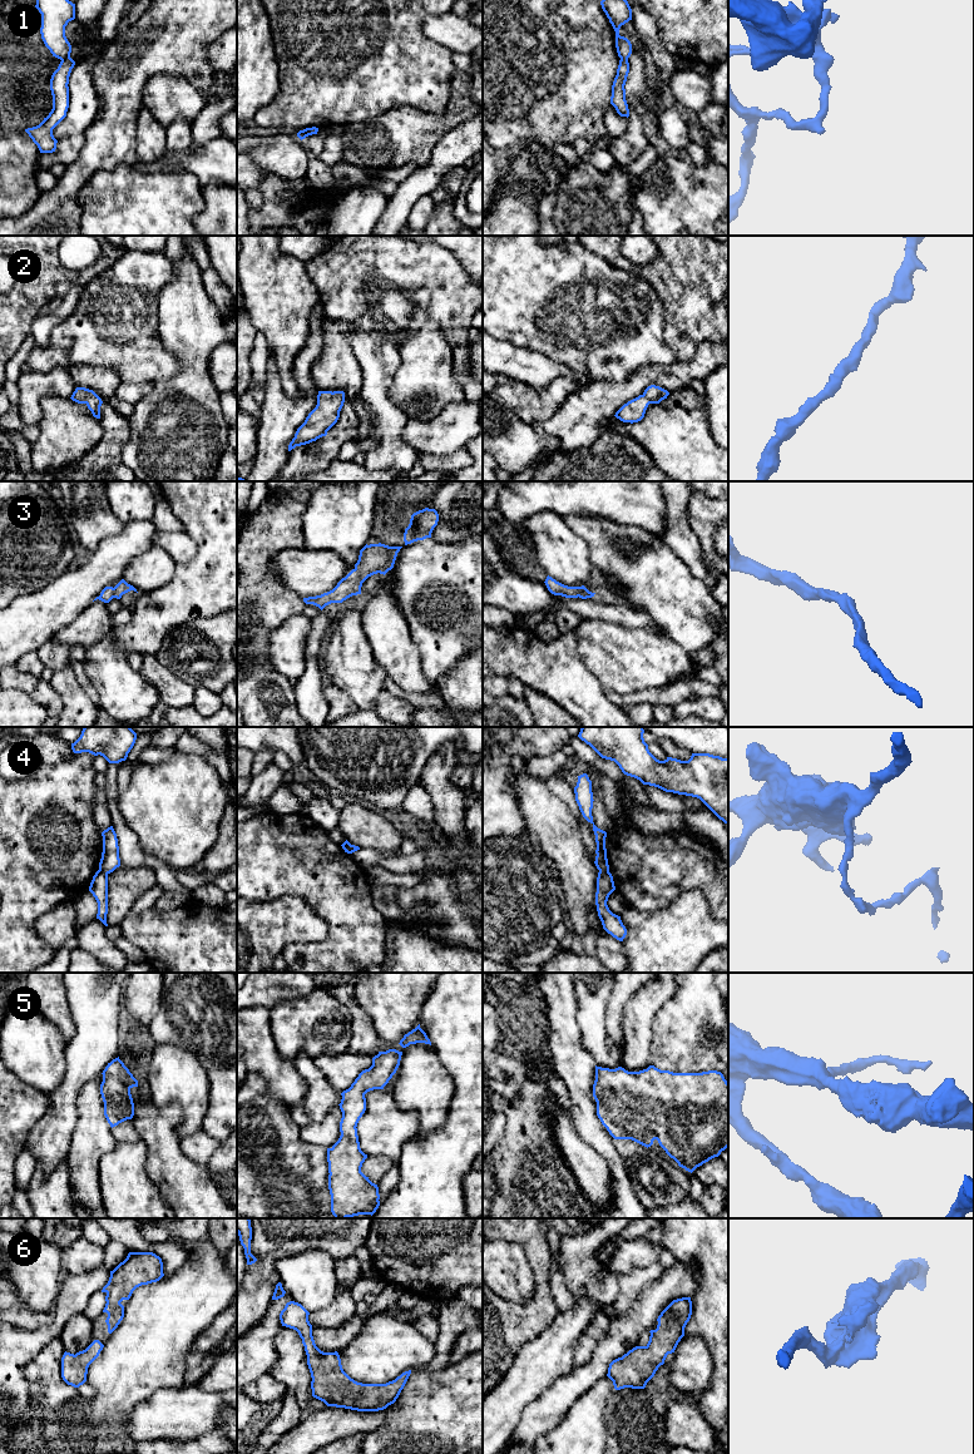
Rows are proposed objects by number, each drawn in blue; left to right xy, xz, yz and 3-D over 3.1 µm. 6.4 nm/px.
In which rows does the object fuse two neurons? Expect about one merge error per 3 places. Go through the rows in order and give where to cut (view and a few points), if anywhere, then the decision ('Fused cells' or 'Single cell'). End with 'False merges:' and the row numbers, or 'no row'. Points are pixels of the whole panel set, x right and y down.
1: Split along xy (69, 57), (62, 60). Fused cells
2: No split. Single cell
3: No split. Single cell
4: Split along yz (599, 870), (608, 871). Fused cells
5: No split. Single cell
6: No split. Single cell
False merges: 1, 4

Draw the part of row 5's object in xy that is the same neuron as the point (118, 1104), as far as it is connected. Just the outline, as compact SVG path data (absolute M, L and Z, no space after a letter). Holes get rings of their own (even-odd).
M119 1057L108 1063L102 1074L100 1094L104 1102L104 1116L113 1128L133 1118L134 1103L130 1089L138 1087L138 1080Z

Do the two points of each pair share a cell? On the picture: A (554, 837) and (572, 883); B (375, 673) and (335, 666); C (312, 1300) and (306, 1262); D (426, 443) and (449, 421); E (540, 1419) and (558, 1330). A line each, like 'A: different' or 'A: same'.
A: same
B: same
C: same
D: same
E: different

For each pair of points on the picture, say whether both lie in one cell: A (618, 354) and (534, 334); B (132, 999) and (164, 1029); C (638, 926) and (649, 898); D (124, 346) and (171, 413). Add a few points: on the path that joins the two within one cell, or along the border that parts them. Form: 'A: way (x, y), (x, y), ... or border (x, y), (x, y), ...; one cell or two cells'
A: way (597, 337), (555, 337); one cell
B: border (163, 990), (157, 1014), (143, 1029); two cells
C: border (671, 901), (651, 911), (627, 905); two cells
D: border (178, 365), (176, 374), (153, 382); two cells

